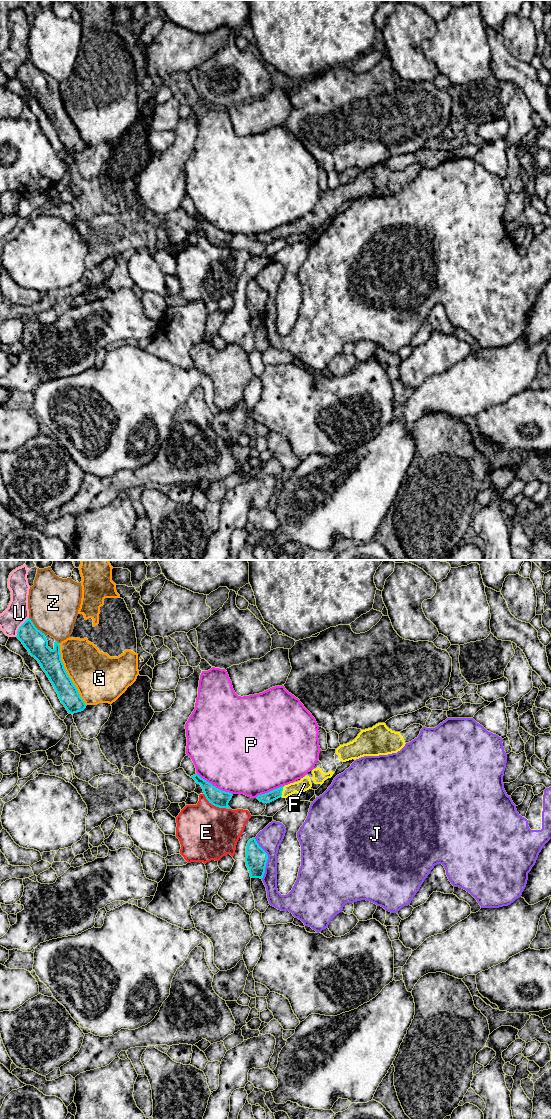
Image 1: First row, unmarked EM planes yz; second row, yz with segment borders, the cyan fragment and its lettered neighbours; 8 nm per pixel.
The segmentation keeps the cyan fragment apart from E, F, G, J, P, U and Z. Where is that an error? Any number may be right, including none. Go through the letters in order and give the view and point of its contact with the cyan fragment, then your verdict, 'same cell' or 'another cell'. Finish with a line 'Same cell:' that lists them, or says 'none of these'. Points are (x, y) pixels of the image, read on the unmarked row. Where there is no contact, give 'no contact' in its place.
E: contact yz (216, 246); another cell
F: contact yz (282, 230); same cell
G: contact yz (67, 114); another cell
J: contact yz (267, 298); another cell
P: contact yz (214, 226); another cell
U: contact yz (19, 67); another cell
Z: contact yz (34, 66); another cell
Same cell: F

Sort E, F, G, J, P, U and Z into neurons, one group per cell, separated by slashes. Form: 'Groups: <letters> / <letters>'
Groups: E / F / G / J / P / U / Z

